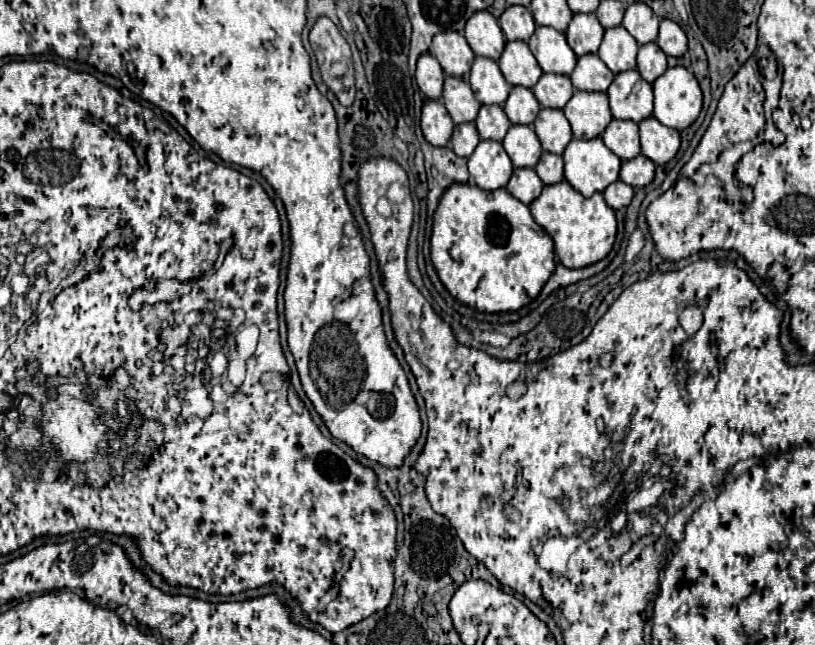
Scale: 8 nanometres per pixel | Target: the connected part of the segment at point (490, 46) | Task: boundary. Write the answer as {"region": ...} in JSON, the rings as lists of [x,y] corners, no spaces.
{"region":[[[475,12],[465,26],[465,38],[475,56],[499,60],[505,48],[505,36],[499,22],[489,12]]]}

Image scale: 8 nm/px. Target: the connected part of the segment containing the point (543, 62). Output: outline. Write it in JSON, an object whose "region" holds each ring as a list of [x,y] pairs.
{"region":[[[537,26],[535,34],[527,42],[543,72],[569,76],[577,66],[577,56],[569,48],[565,34],[549,26]]]}

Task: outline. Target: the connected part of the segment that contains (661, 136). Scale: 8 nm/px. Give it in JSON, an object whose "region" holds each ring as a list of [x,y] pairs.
{"region":[[[647,118],[639,124],[641,154],[653,160],[657,166],[675,158],[681,142],[681,134],[673,128],[665,128],[657,118]]]}

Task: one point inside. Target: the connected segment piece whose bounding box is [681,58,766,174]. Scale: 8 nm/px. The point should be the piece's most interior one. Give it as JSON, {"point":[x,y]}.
{"point":[740,116]}

